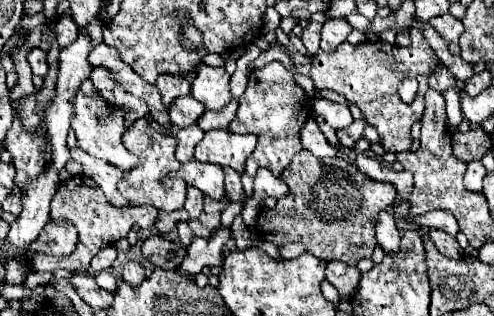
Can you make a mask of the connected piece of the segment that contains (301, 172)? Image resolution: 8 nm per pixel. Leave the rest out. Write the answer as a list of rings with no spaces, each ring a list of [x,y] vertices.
[[[308,150],[298,152],[280,178],[288,182],[290,194],[280,198],[272,210],[262,210],[258,214],[256,230],[262,240],[276,246],[300,242],[306,246],[306,252],[324,262],[340,260],[350,266],[372,256],[376,246],[374,218],[380,210],[396,202],[396,188],[392,184],[368,178],[346,158],[318,160]]]

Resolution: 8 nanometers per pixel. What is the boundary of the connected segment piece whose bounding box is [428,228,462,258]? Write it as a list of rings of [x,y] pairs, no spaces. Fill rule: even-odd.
[[[432,228],[432,230],[428,232],[428,238],[434,242],[434,246],[438,248],[438,252],[444,254],[444,256],[448,256],[448,258],[458,258],[458,256],[462,254],[456,238],[454,238],[454,236],[448,236],[448,234],[442,232],[442,230]]]

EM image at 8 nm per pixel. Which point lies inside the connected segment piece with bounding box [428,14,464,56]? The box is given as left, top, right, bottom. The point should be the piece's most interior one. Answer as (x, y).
(450, 28)

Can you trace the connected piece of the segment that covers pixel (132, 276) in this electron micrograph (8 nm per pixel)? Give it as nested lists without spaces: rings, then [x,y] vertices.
[[[126,262],[122,268],[122,278],[132,286],[138,286],[144,280],[144,268],[138,262]]]

